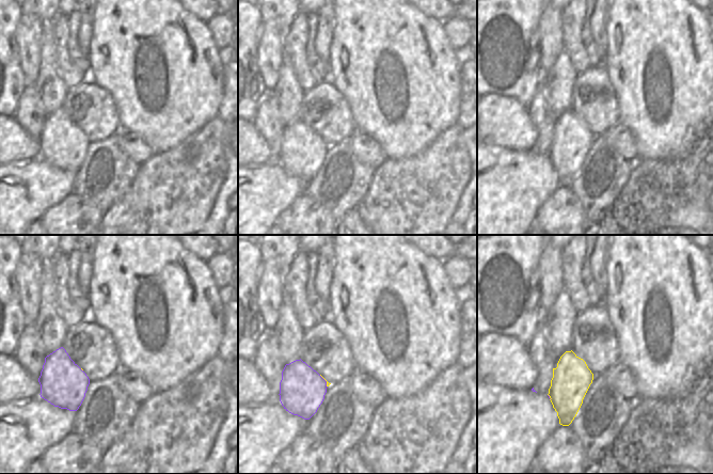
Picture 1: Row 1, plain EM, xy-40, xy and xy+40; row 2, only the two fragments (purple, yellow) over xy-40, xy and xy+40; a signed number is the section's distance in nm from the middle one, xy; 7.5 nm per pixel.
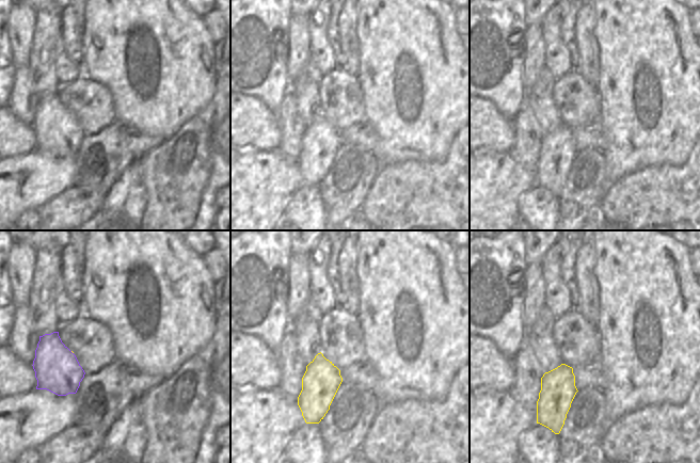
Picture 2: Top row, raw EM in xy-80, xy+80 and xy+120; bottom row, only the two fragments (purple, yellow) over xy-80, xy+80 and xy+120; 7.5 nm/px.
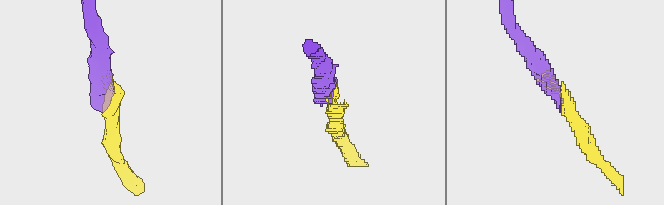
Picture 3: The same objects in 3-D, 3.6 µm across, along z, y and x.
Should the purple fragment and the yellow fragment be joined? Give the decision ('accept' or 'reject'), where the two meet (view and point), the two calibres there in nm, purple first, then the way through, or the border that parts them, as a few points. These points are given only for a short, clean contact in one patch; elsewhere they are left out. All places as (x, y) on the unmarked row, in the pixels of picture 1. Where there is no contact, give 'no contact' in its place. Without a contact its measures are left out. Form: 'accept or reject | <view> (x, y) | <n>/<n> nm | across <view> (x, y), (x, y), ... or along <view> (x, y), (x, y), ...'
accept | xy (326, 142) | 340/20 nm

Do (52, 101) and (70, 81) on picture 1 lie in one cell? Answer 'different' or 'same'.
different

